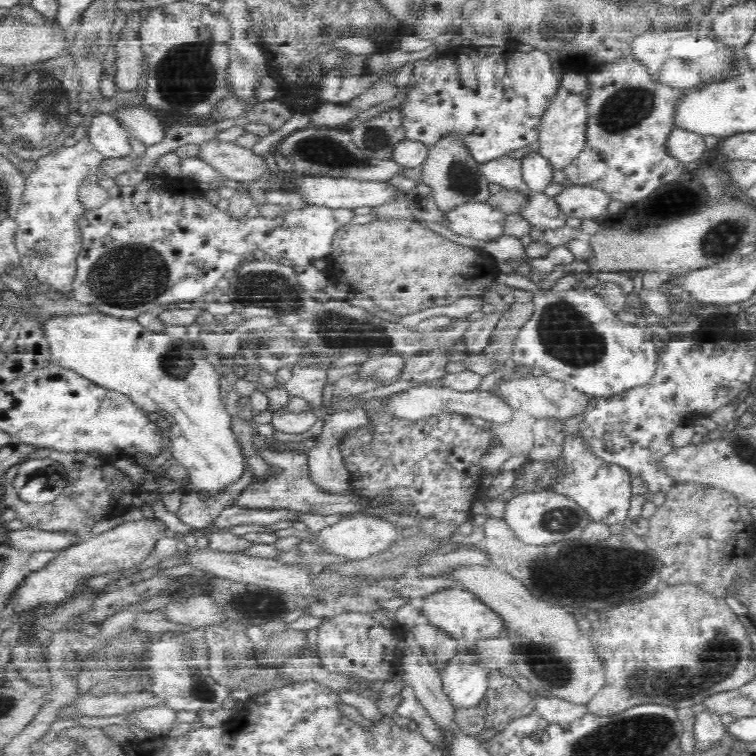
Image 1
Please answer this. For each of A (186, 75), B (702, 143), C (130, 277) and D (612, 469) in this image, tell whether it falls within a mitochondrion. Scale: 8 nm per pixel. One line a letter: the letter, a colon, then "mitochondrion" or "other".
A: mitochondrion
B: other
C: mitochondrion
D: other

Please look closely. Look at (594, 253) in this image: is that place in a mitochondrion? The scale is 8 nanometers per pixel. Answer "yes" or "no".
no

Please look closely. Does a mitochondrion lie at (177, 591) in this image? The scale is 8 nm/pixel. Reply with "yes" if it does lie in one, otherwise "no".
no

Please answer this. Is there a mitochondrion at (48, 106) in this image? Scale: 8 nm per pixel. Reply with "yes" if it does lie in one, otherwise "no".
yes

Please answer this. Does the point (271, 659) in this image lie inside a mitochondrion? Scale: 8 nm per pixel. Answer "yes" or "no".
no

